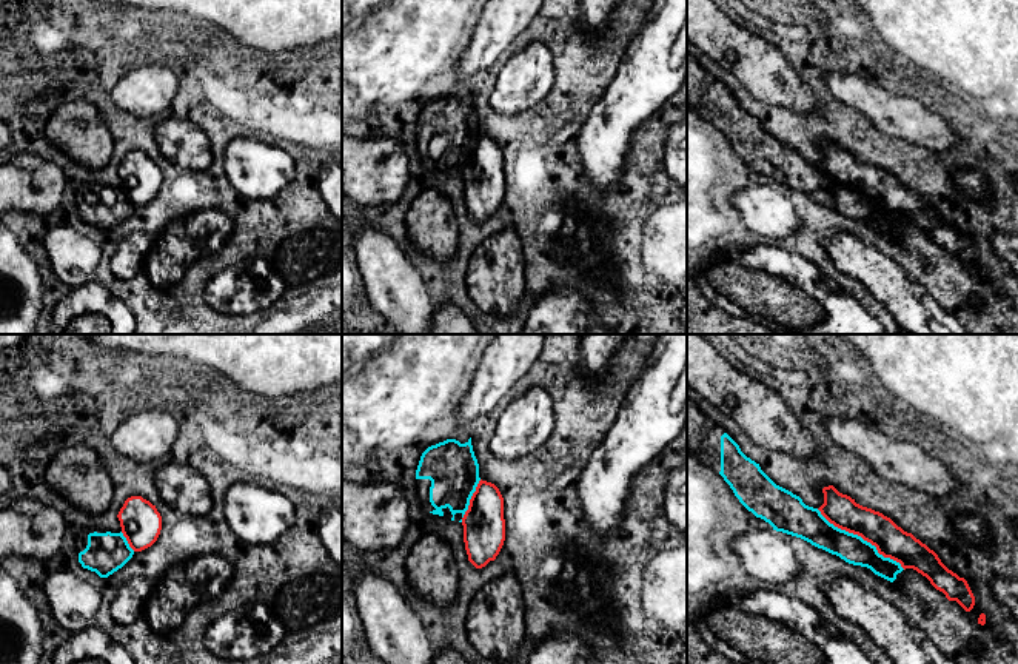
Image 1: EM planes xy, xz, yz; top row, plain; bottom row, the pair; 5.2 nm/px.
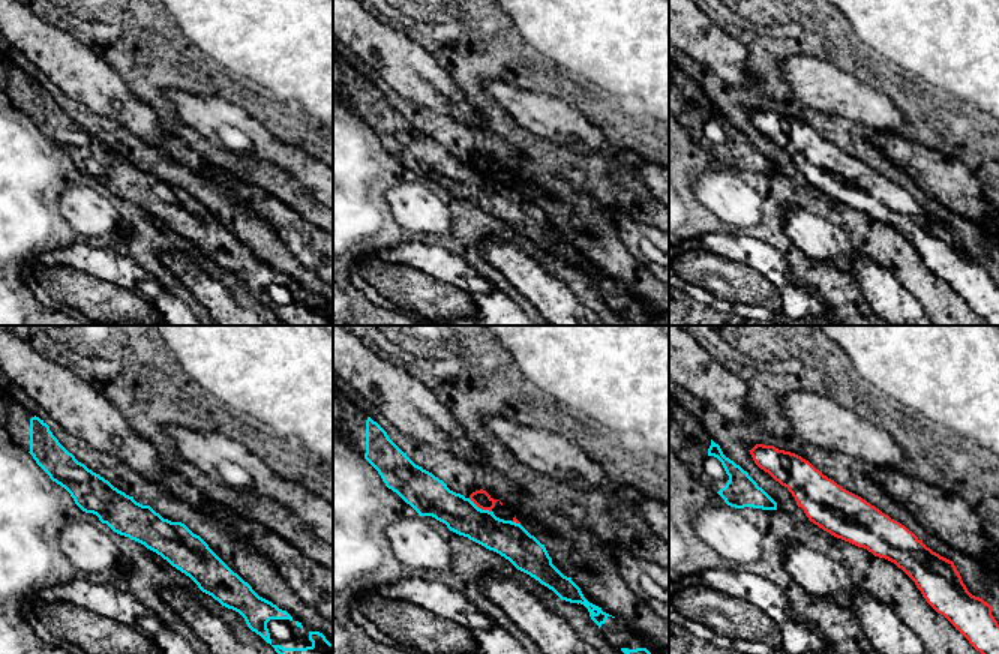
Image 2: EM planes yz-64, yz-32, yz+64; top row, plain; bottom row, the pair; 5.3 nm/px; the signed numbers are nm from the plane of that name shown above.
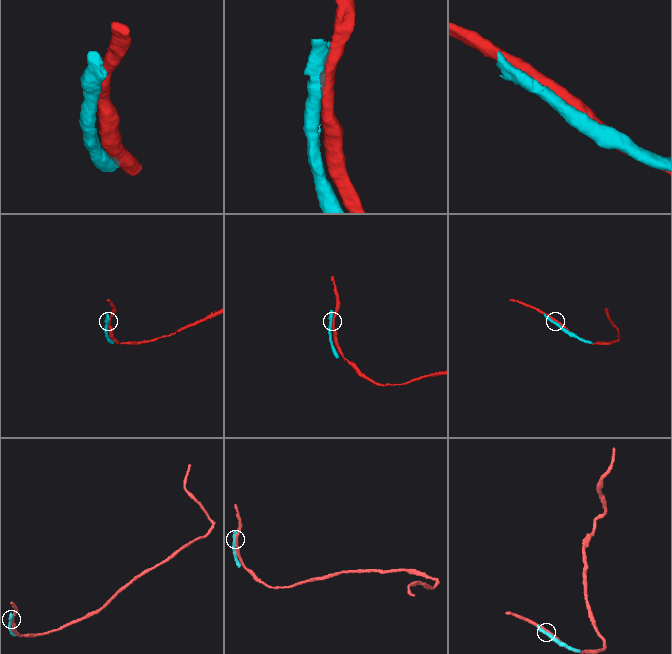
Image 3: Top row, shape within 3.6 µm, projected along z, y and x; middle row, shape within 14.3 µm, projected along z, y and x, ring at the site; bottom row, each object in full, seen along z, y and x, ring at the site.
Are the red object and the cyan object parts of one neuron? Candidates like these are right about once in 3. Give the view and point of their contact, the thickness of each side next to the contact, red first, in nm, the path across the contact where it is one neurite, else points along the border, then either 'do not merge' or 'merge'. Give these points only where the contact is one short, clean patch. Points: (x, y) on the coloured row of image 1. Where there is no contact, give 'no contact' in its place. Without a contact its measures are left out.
meets red in yz at (861, 536); 170 nm thick on the red side, 160 nm on the other; do not merge

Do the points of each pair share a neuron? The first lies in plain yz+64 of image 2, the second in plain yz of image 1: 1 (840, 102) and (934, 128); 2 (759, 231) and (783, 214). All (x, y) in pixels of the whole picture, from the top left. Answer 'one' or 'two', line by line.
1: one
2: two

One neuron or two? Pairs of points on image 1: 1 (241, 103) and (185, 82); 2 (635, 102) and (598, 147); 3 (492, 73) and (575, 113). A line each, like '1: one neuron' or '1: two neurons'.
1: two neurons
2: one neuron
3: one neuron

